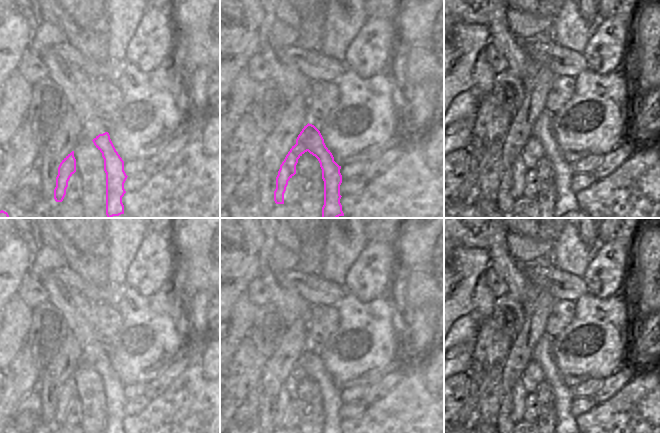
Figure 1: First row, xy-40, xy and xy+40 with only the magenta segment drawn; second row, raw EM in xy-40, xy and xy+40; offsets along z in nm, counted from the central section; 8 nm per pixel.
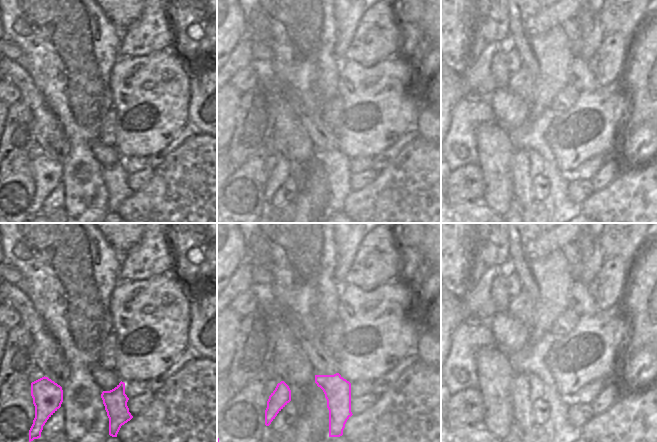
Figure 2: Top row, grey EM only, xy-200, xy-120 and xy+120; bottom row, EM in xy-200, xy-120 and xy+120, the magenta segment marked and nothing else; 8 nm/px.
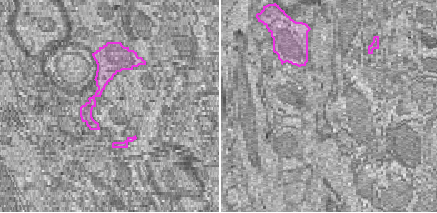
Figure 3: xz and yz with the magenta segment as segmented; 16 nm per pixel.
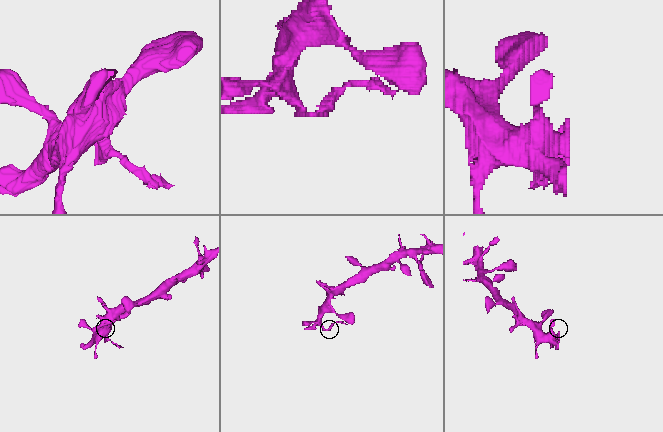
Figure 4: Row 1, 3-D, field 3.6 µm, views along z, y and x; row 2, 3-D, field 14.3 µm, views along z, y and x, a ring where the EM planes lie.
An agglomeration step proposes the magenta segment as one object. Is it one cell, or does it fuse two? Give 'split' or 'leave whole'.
split

